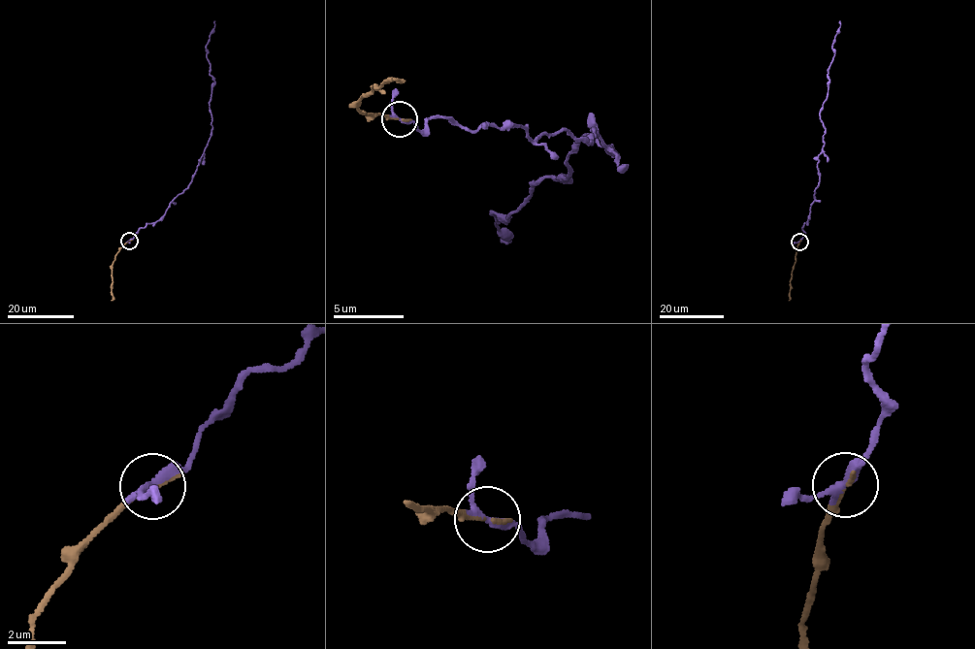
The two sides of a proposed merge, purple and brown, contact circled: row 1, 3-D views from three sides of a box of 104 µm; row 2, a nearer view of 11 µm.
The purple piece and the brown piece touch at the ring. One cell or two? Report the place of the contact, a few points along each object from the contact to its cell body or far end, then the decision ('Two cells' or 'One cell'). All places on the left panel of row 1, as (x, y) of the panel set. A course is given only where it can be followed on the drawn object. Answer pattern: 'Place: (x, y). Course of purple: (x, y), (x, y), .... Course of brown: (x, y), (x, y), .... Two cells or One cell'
Place: (129, 241). Course of purple: (129, 242), (140, 228), (158, 221), (187, 187), (211, 137), (209, 104), (214, 81), (206, 45), (214, 21). Course of brown: (129, 242), (115, 256), (113, 265), (112, 300). One cell

